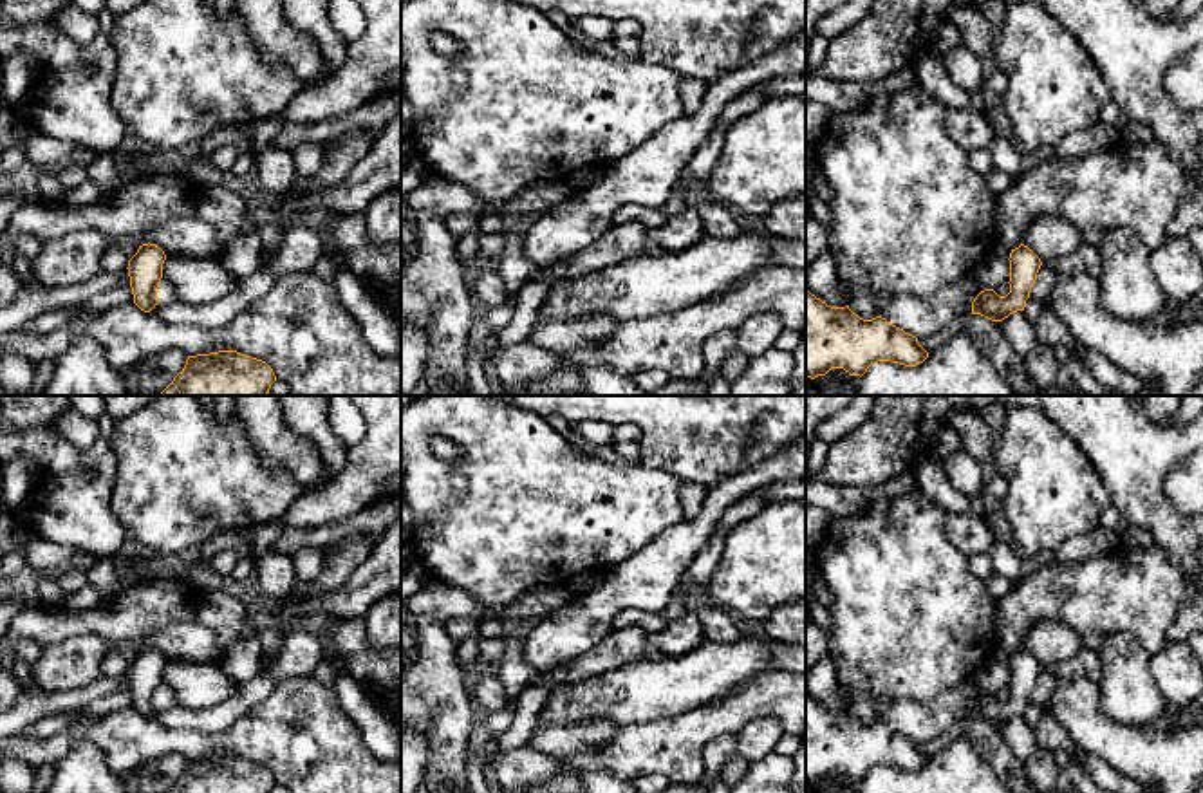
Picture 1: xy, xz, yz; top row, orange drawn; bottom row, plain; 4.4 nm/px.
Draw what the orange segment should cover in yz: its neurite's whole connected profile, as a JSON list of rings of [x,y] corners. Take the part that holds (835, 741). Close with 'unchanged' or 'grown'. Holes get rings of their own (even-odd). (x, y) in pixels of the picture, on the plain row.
[[[806,694],[806,780],[831,773],[863,780],[878,766],[916,771],[928,762],[918,742],[881,721],[863,724],[849,710],[831,712]]]; unchanged

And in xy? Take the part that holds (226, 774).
[[[237,755],[188,760],[184,773],[166,793],[271,793],[273,773]]]; unchanged

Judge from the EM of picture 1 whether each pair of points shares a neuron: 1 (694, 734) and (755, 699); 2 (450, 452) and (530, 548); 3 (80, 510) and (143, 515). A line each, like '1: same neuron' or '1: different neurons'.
1: same neuron
2: different neurons
3: different neurons

